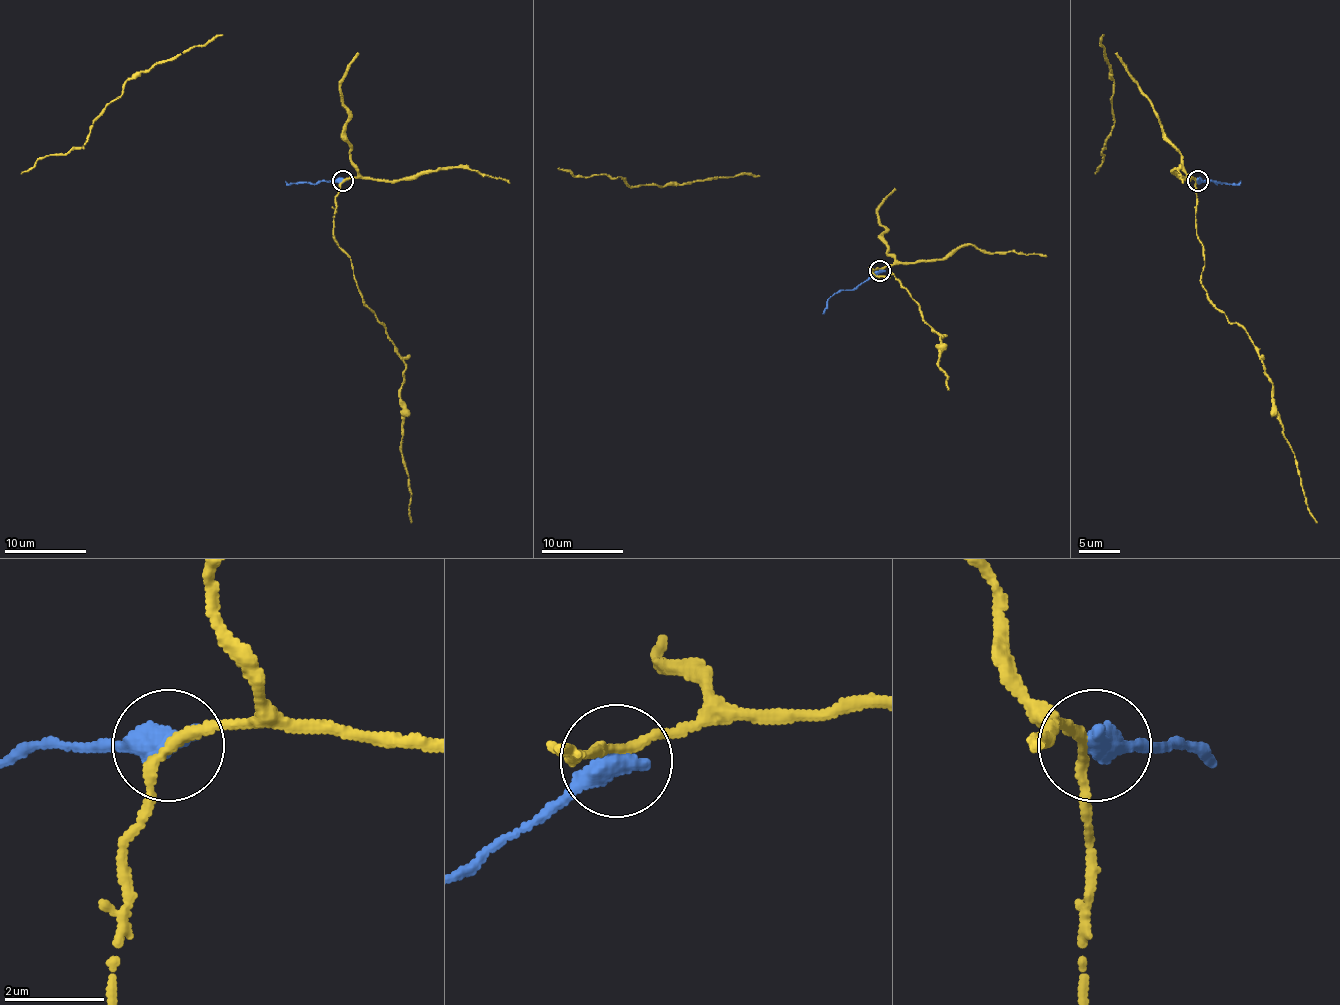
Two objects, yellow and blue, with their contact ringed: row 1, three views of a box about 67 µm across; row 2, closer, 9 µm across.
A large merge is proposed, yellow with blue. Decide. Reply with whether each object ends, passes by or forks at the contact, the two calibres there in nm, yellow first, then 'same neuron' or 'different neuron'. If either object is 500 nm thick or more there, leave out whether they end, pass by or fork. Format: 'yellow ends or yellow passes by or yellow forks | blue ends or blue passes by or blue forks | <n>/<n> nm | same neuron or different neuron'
200/550 nm | different neuron

